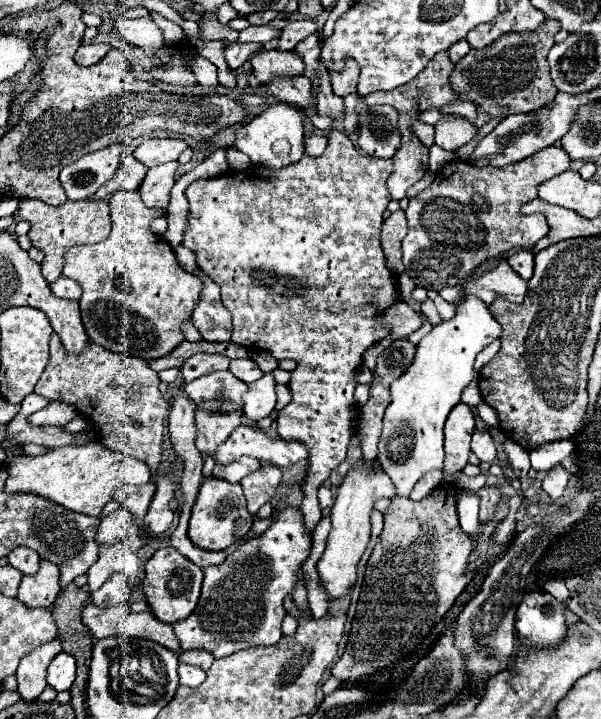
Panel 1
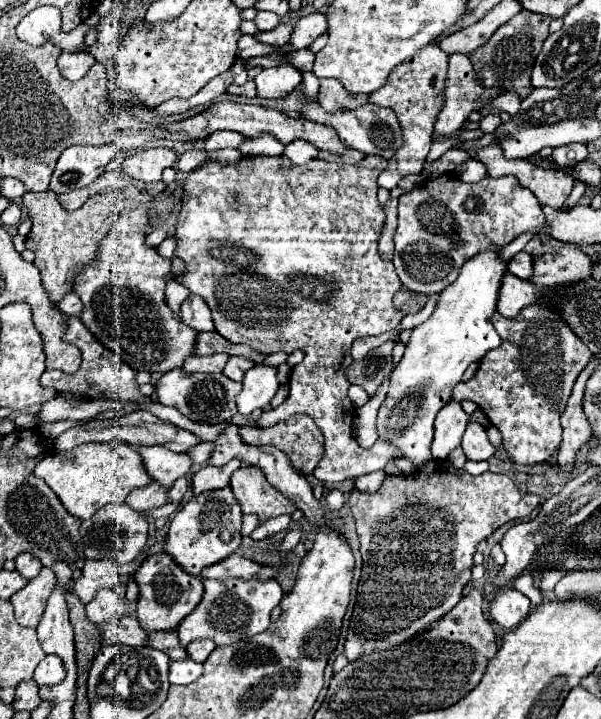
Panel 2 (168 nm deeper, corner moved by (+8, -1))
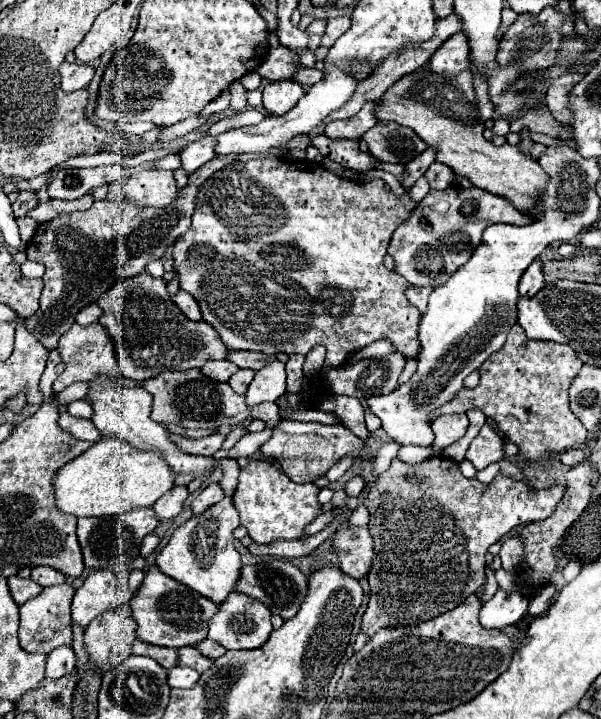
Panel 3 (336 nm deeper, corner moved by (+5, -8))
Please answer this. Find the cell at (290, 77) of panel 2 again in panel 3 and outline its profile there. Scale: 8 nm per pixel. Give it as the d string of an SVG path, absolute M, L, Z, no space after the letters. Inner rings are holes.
M280 80L270 82L262 88L264 108L272 116L282 116L290 108L298 104L298 100L304 96L304 88L294 80Z

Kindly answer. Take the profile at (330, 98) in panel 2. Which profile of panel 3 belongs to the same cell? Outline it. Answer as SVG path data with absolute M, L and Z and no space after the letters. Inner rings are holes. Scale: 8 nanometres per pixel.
M368 102L356 116L348 118L348 120L332 120L324 128L324 136L332 138L332 140L340 140L340 138L360 140L362 134L368 128L372 128L374 124L376 124L376 120L372 120L372 102Z

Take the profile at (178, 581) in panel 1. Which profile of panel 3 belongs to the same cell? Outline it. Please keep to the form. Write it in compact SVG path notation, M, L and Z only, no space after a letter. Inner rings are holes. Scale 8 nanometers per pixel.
M152 566L140 588L130 600L132 618L136 620L136 638L146 644L156 646L196 646L202 642L208 634L208 620L216 614L216 604L210 600L204 600L204 596L184 588L182 584L176 584L176 580L164 576L156 566Z

